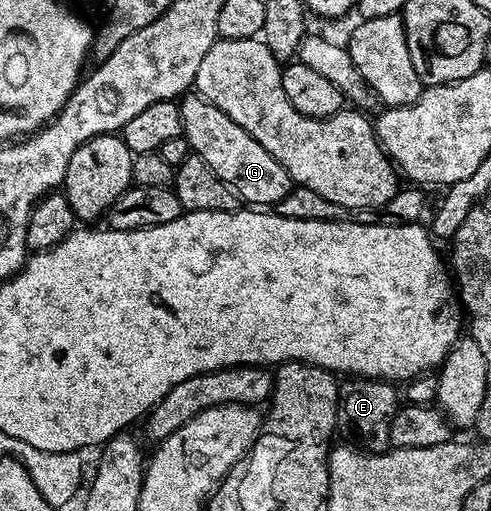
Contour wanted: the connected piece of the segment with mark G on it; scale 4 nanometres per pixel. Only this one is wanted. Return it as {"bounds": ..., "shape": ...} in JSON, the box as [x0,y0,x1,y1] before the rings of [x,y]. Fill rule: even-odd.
{"bounds":[179,91,295,207],"shape":[[[196,91],[184,94],[179,104],[183,119],[181,132],[187,139],[190,150],[199,159],[203,159],[207,167],[211,167],[211,171],[219,175],[219,179],[228,183],[246,206],[276,207],[279,199],[286,197],[295,188],[279,159],[275,159],[275,155],[271,155],[271,151],[263,147],[263,143],[251,139],[251,135],[247,135],[247,131],[243,131],[243,127],[239,127],[239,123],[235,123],[231,115],[223,115],[219,107],[212,105]]]}

